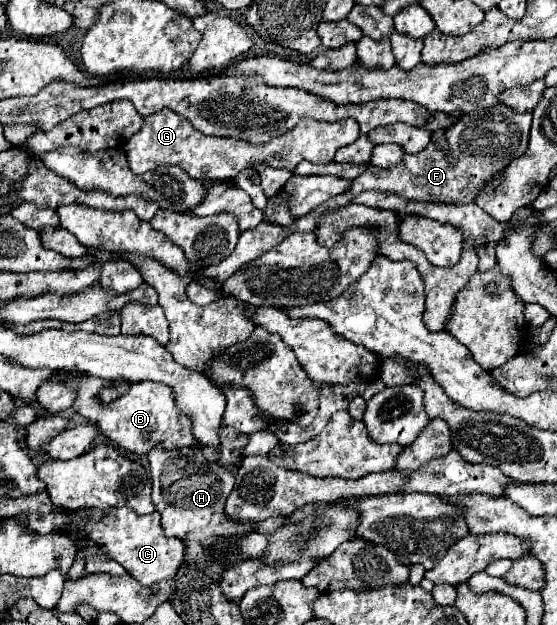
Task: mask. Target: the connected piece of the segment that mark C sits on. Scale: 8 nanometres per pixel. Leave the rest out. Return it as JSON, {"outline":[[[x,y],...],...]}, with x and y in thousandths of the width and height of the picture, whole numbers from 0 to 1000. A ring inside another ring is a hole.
{"outline":[[[167,813],[163,838],[156,838],[156,858],[174,870],[192,874],[199,896],[214,899],[253,938],[275,938],[278,931],[307,928],[332,890],[332,870],[293,854],[285,819],[250,826],[235,813]]]}

